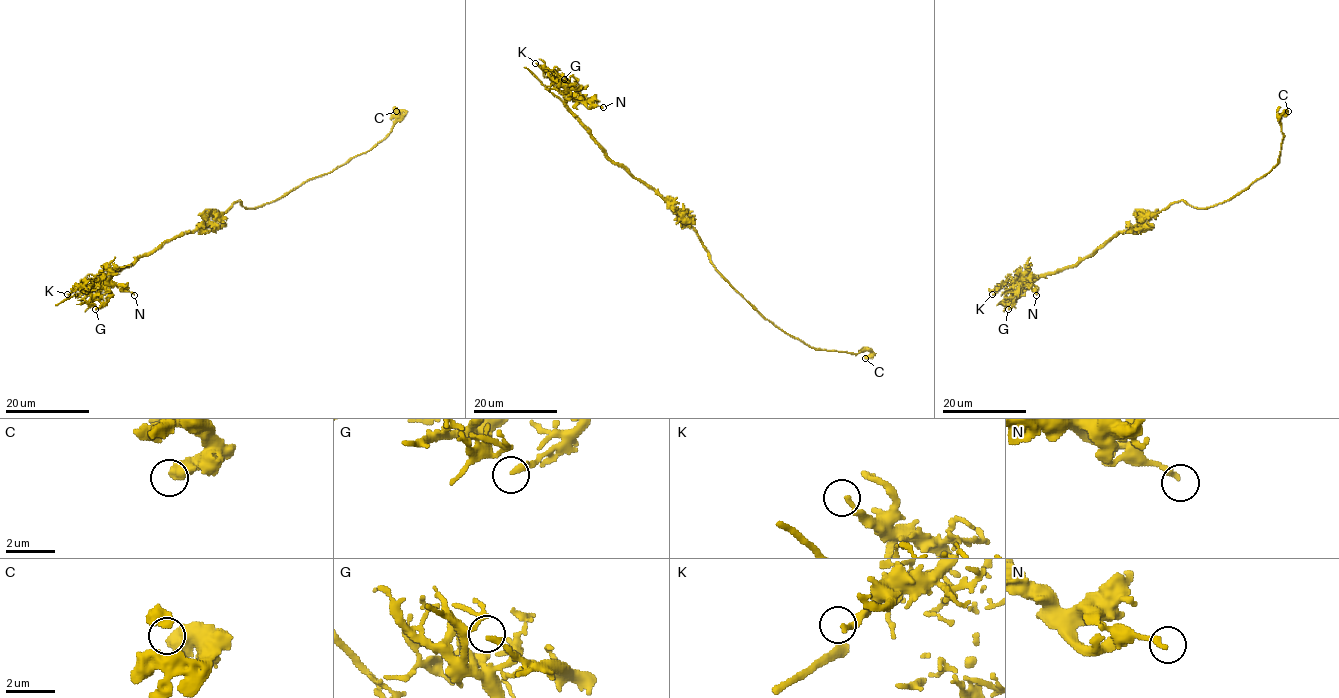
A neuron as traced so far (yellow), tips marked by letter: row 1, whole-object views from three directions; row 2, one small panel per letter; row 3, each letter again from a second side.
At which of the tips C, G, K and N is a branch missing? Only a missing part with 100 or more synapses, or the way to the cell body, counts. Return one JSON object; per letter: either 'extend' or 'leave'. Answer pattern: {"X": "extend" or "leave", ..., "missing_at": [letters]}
{"C": "leave", "G": "leave", "K": "leave", "N": "leave", "missing_at": []}

